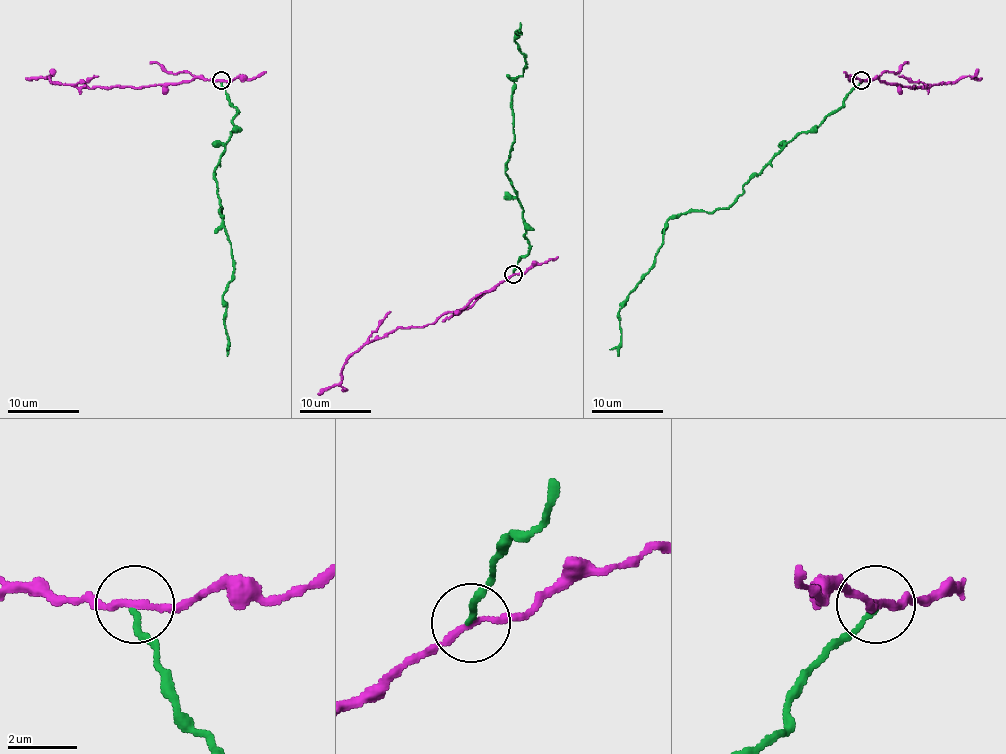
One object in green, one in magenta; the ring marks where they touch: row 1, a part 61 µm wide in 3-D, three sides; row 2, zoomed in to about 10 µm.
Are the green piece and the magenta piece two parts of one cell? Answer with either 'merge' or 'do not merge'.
do not merge

